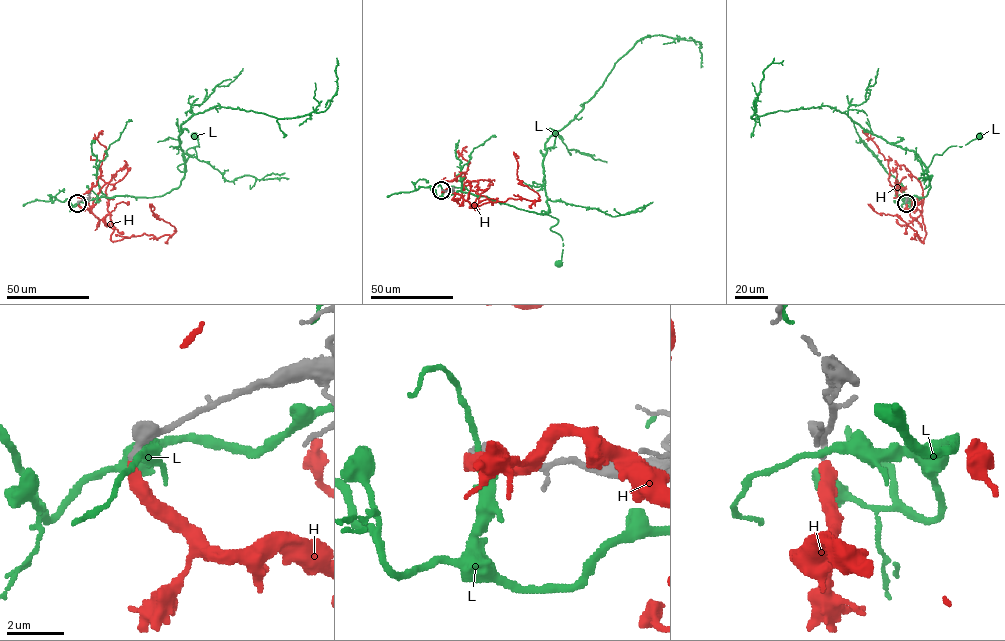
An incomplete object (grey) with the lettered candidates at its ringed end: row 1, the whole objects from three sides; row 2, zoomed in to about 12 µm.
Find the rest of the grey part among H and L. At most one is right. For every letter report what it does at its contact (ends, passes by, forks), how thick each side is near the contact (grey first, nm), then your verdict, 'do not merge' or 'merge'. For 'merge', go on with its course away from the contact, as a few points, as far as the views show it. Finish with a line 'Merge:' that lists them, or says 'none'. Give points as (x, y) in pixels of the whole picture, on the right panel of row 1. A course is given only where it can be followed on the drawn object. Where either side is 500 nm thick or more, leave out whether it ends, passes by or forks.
H: it ends | 280/400 nm | do not merge
L: 500/260 nm | do not merge
Merge: none

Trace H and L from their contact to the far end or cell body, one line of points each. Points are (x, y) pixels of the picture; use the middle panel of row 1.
H: (441, 190), (459, 194), (475, 210), (488, 202), (508, 198), (540, 200), (517, 179), (515, 155), (517, 158)
L: (442, 190), (445, 198), (460, 191), (549, 210), (541, 211), (558, 220), (550, 229), (563, 240), (559, 262)

